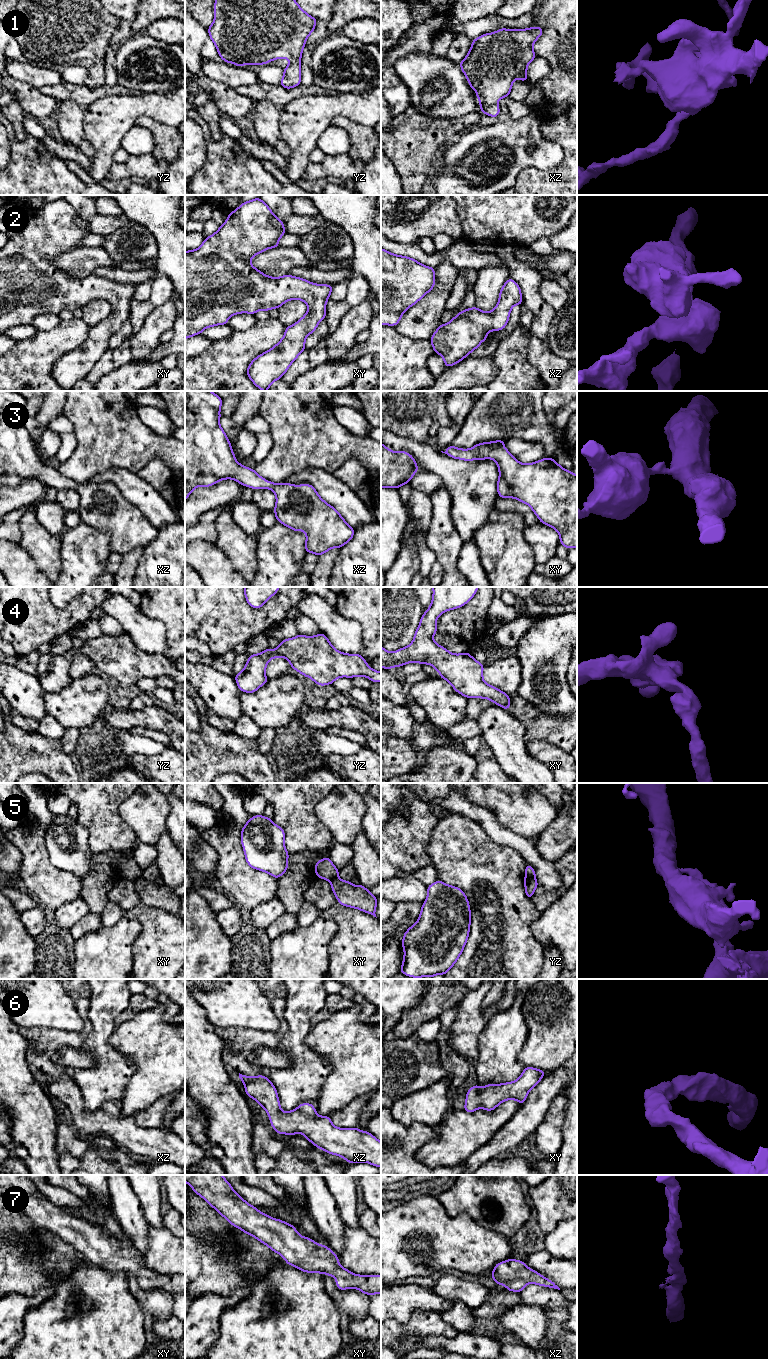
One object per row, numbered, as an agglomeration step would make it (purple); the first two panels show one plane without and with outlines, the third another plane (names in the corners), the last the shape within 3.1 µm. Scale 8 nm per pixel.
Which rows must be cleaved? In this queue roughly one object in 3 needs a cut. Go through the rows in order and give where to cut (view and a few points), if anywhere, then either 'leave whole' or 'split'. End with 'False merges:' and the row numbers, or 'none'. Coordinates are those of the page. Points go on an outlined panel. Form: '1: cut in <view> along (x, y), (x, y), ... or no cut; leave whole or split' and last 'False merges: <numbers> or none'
1: no cut; leave whole
2: no cut; leave whole
3: no cut; leave whole
4: no cut; leave whole
5: cut in yz along (525, 876), (534, 878); split
6: no cut; leave whole
7: no cut; leave whole
False merges: 5

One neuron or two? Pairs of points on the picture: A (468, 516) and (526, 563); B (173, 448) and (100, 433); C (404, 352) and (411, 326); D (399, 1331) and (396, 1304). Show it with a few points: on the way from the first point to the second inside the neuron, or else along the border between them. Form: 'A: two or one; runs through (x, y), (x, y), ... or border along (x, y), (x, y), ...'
A: two; border along (493, 507), (488, 520), (476, 530), (473, 539)
B: one; runs through (155, 446), (131, 445), (118, 439)
C: two; border along (394, 326), (403, 335), (429, 341)
D: two; border along (419, 1310), (415, 1310), (406, 1322), (391, 1320)

